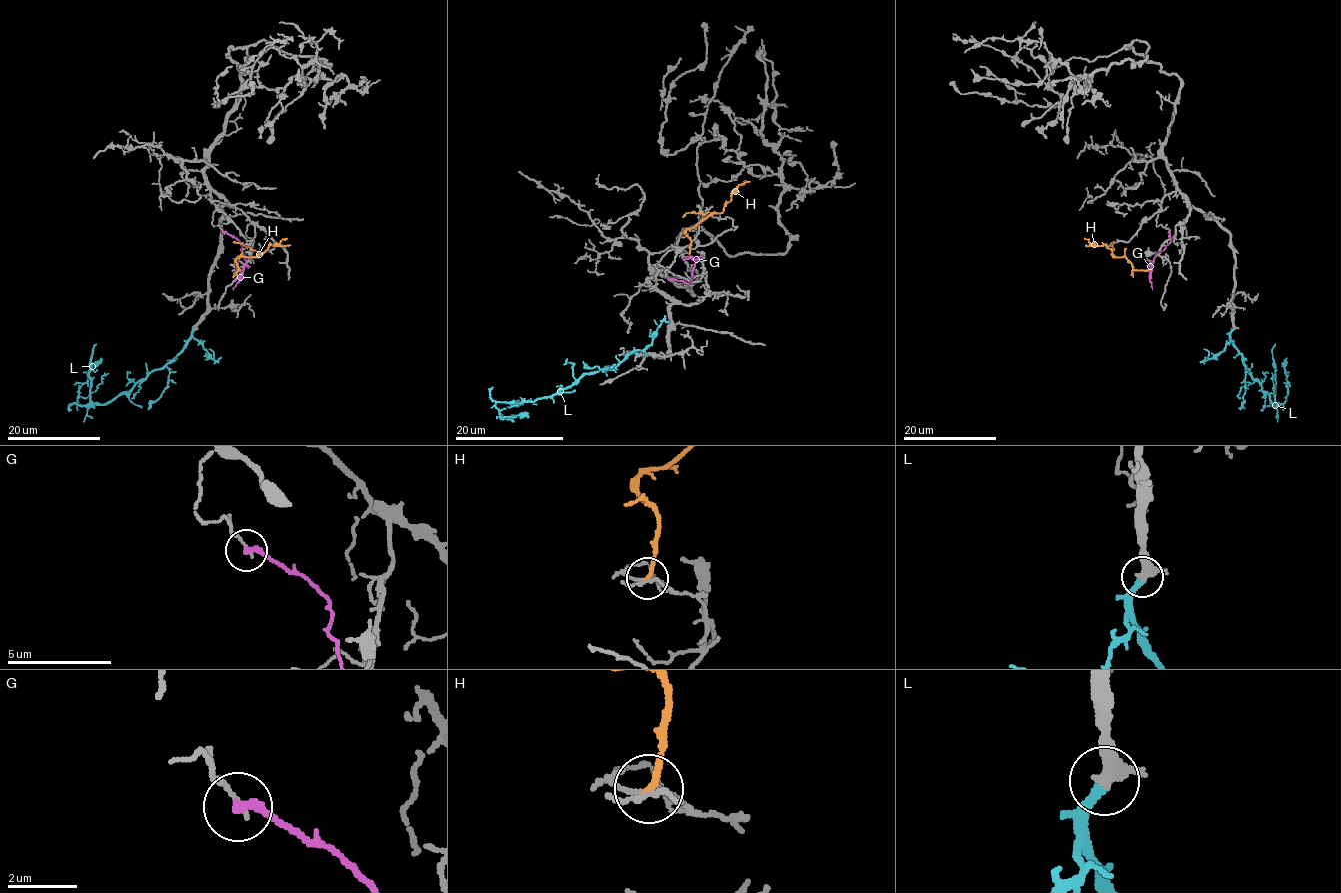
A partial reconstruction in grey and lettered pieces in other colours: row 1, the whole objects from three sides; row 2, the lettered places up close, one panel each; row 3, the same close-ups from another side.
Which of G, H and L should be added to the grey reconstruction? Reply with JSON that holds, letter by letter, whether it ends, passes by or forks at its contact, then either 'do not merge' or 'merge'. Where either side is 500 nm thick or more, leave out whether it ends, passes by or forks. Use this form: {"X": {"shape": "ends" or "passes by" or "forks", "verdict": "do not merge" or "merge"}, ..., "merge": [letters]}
{"G": {"shape": "ends", "verdict": "do not merge"}, "H": {"shape": "ends", "verdict": "do not merge"}, "L": {"verdict": "merge"}, "merge": ["L"]}

